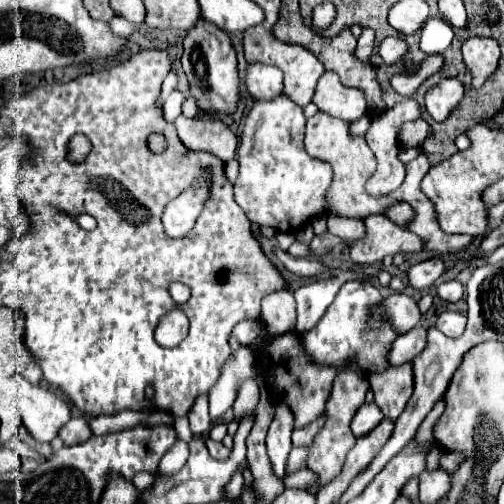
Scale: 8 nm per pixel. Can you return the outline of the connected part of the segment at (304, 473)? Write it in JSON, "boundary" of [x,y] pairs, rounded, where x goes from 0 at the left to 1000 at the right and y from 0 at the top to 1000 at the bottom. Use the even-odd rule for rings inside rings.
{"boundary":[[[599,929],[587,940],[563,944],[567,968],[611,968],[611,964],[623,964],[623,956],[627,956],[627,940],[619,940],[619,933],[611,933],[611,929]]]}

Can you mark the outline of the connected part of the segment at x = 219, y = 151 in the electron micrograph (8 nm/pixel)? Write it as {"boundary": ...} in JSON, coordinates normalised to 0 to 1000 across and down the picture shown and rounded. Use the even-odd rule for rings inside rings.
{"boundary":[[[357,226],[345,246],[369,294],[417,302],[444,321],[468,310],[472,274],[456,258],[456,250],[448,250],[440,238],[421,234],[421,230],[369,234],[365,226]]]}

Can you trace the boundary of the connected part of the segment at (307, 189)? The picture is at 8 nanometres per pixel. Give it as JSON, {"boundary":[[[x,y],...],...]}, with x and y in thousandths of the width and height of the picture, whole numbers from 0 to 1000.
{"boundary":[[[567,187],[544,198],[508,198],[496,214],[472,290],[476,341],[464,361],[464,389],[488,429],[548,460],[587,460],[615,429],[647,417],[647,377],[659,361],[659,333],[651,321],[627,317],[603,298],[599,214]]]}

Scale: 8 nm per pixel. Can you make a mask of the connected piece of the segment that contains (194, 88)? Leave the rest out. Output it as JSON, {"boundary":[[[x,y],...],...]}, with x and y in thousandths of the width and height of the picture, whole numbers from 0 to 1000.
{"boundary":[[[397,32],[389,52],[365,71],[365,107],[361,135],[377,163],[377,187],[393,198],[393,214],[409,222],[456,226],[472,206],[472,135],[468,135],[468,99],[456,83],[456,71],[444,60],[429,60],[421,44],[405,44]]]}

